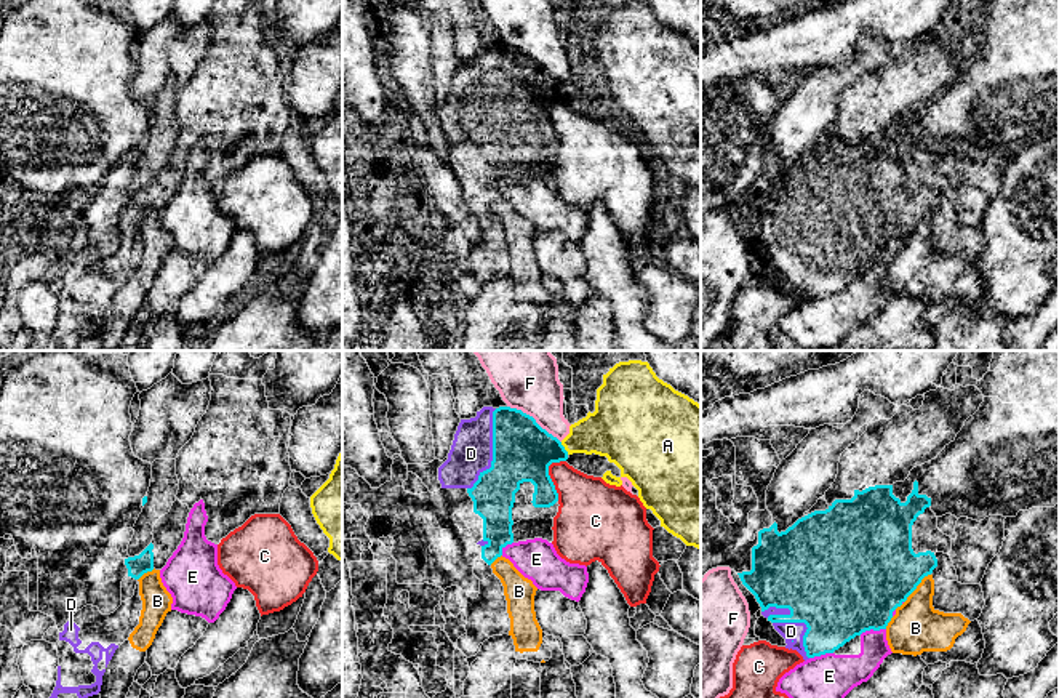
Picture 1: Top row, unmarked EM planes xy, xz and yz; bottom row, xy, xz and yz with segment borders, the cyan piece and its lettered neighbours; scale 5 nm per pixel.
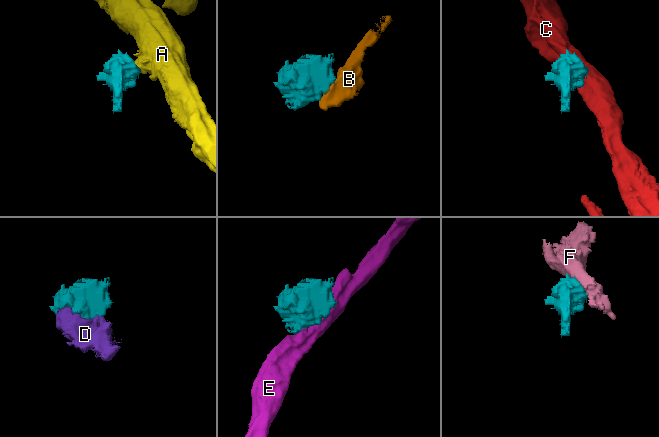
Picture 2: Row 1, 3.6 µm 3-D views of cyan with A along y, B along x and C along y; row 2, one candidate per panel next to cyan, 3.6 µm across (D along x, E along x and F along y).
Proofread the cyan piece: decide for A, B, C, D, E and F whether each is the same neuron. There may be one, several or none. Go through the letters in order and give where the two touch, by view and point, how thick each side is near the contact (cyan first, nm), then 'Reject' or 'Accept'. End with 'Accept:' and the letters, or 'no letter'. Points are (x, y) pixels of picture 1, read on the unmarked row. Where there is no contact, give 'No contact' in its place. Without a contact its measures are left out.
A: Touches cyan at xz (563, 90). Thickness 300 nm (cyan) against 260 nm. Reject
B: Touches cyan at yz (912, 232). Thickness 480 nm (cyan) against 260 nm. Reject
C: Touches cyan at xz (549, 117). Thickness 300 nm (cyan) against 280 nm. Reject
D: Touches cyan at xz (493, 92). Thickness 300 nm (cyan) against 220 nm. Accept
E: Touches cyan at yz (872, 269). Thickness 500 nm (cyan) against 170 nm. Reject
F: Touches cyan at xz (535, 61). Thickness 300 nm (cyan) against 280 nm. Reject
Accept: D

